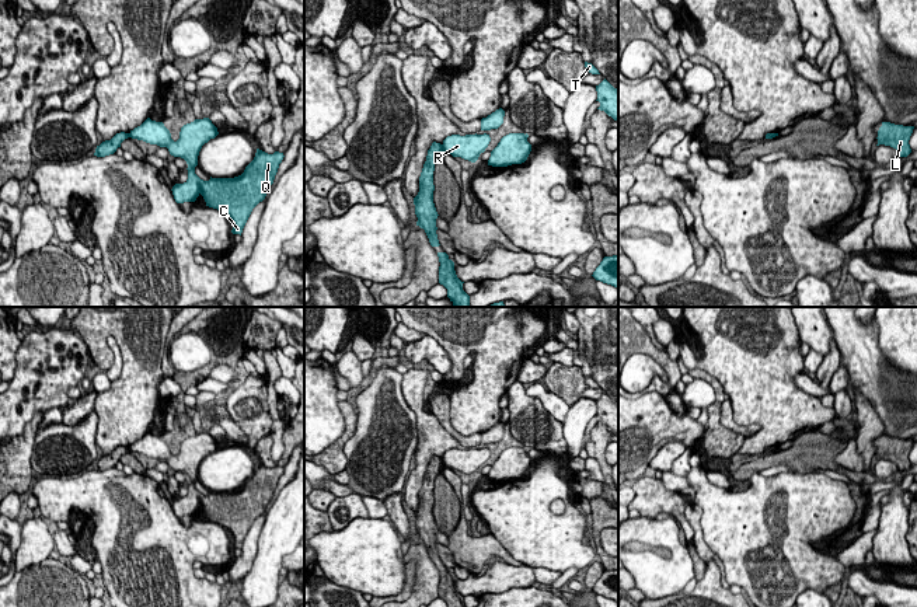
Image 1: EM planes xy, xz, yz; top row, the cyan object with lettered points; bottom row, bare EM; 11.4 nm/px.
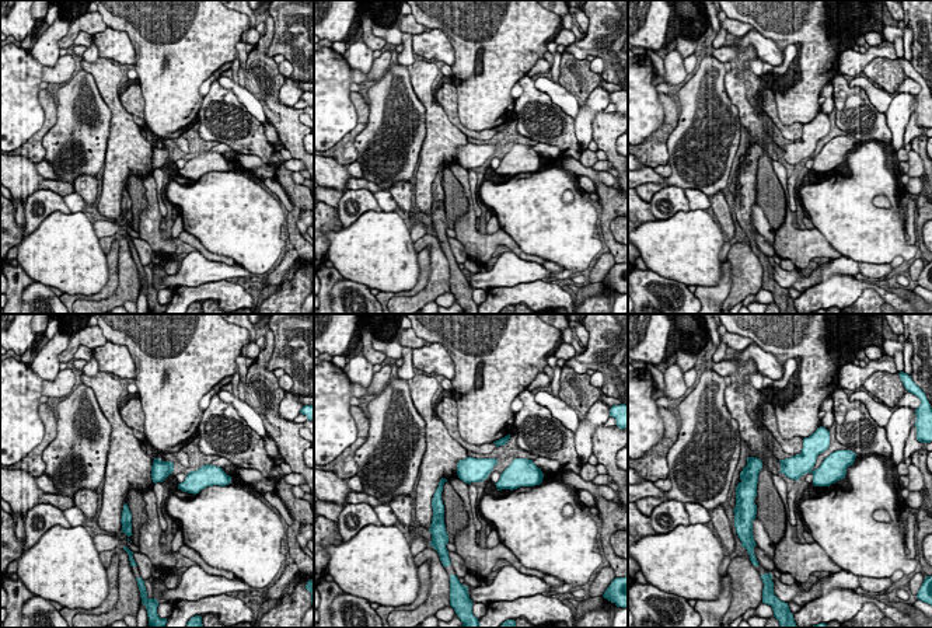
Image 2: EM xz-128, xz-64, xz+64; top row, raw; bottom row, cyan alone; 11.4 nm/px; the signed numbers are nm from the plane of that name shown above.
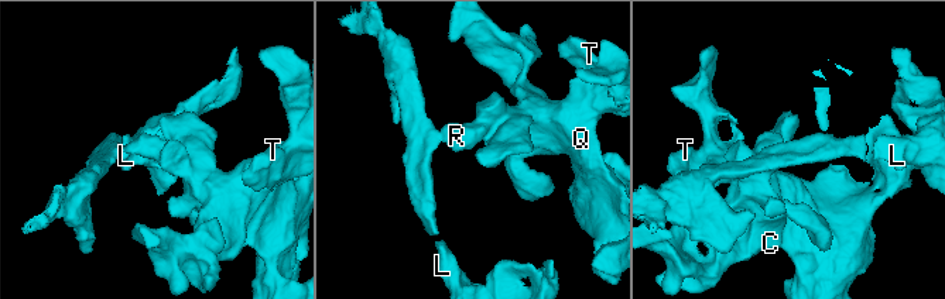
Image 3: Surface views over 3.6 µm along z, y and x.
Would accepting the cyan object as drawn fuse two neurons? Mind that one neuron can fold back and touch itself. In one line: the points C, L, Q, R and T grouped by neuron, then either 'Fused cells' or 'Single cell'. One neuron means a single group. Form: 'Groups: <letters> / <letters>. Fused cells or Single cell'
Groups: C Q R T / L. Fused cells

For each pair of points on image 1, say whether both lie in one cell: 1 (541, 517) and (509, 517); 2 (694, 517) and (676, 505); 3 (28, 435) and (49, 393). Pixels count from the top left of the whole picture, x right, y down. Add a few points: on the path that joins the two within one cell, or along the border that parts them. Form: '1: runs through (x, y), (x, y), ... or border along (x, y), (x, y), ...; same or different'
1: runs through (533, 516), (518, 516); same
2: border along (689, 503), (684, 517), (693, 530), (693, 540); different
3: border along (44, 412), (37, 412), (24, 431), (16, 435); different

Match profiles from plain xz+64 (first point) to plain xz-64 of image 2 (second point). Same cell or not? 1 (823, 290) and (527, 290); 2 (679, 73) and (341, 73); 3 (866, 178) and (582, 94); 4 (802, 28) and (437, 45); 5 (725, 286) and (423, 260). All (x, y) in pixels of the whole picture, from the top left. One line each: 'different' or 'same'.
1: same
2: different
3: different
4: different
5: same

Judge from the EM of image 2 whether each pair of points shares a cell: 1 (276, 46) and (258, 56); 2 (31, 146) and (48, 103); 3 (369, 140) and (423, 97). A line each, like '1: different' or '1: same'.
1: different
2: same
3: different

